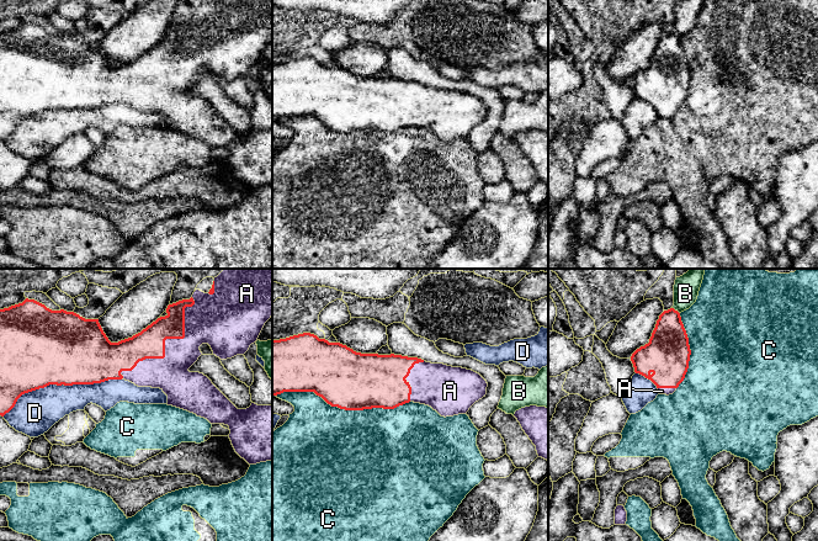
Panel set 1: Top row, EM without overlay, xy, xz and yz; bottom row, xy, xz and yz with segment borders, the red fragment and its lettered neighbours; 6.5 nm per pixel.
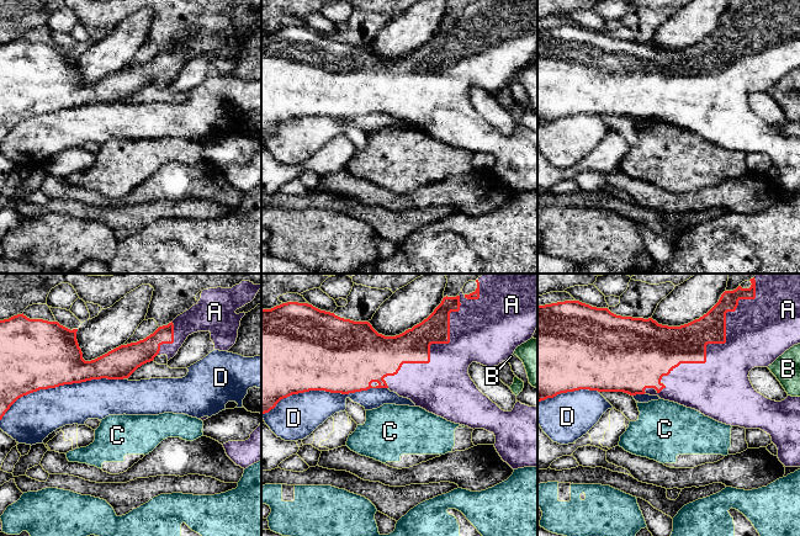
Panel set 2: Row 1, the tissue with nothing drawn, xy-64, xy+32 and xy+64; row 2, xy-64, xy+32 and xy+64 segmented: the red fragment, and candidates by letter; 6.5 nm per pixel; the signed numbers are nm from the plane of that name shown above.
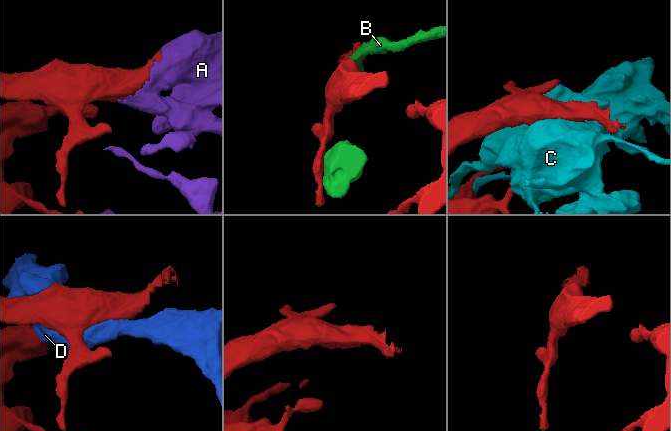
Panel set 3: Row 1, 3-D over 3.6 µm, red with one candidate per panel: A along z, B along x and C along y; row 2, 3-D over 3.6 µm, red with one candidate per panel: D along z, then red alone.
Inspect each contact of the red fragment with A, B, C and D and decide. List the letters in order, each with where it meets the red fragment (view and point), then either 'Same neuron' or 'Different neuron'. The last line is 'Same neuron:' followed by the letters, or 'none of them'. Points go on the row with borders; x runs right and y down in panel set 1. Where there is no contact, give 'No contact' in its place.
A: Touches red at xy (164, 343). Same neuron
B: Touches red at yz (676, 311). Different neuron
C: Touches red at xz (343, 408). Different neuron
D: Touches red at xy (60, 385). Different neuron
Same neuron: A

